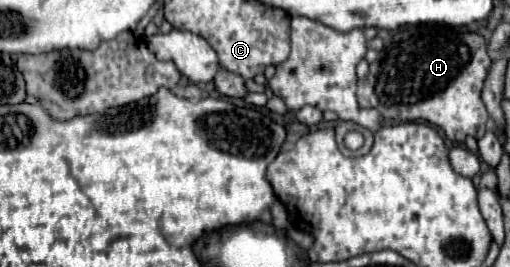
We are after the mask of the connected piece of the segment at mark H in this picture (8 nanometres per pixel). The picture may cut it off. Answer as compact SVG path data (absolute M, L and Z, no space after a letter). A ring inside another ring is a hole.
M423 24L393 30L385 38L385 48L369 68L369 76L359 80L357 100L361 108L375 108L389 122L425 120L443 128L453 142L467 136L481 138L489 124L481 90L491 66L485 40L475 32L461 32L451 26Z

